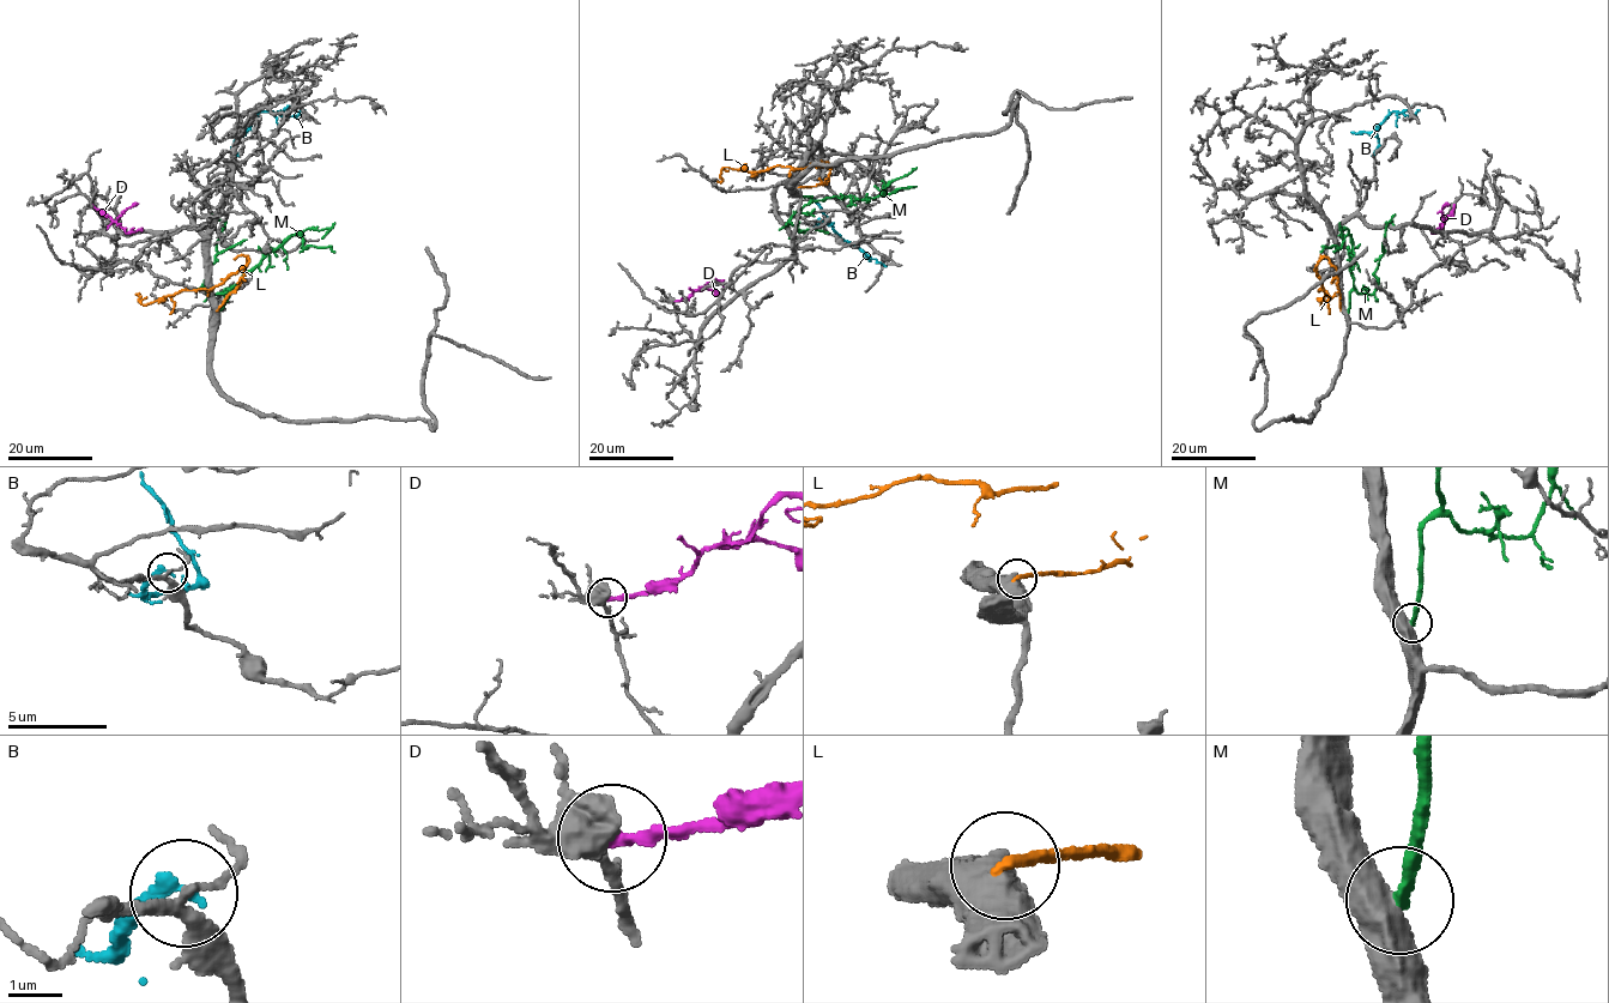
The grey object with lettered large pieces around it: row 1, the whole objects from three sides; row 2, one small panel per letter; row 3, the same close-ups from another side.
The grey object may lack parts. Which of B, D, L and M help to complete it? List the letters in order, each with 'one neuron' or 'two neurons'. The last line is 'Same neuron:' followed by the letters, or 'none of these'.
B: two neurons
D: two neurons
L: one neuron
M: two neurons
Same neuron: L

